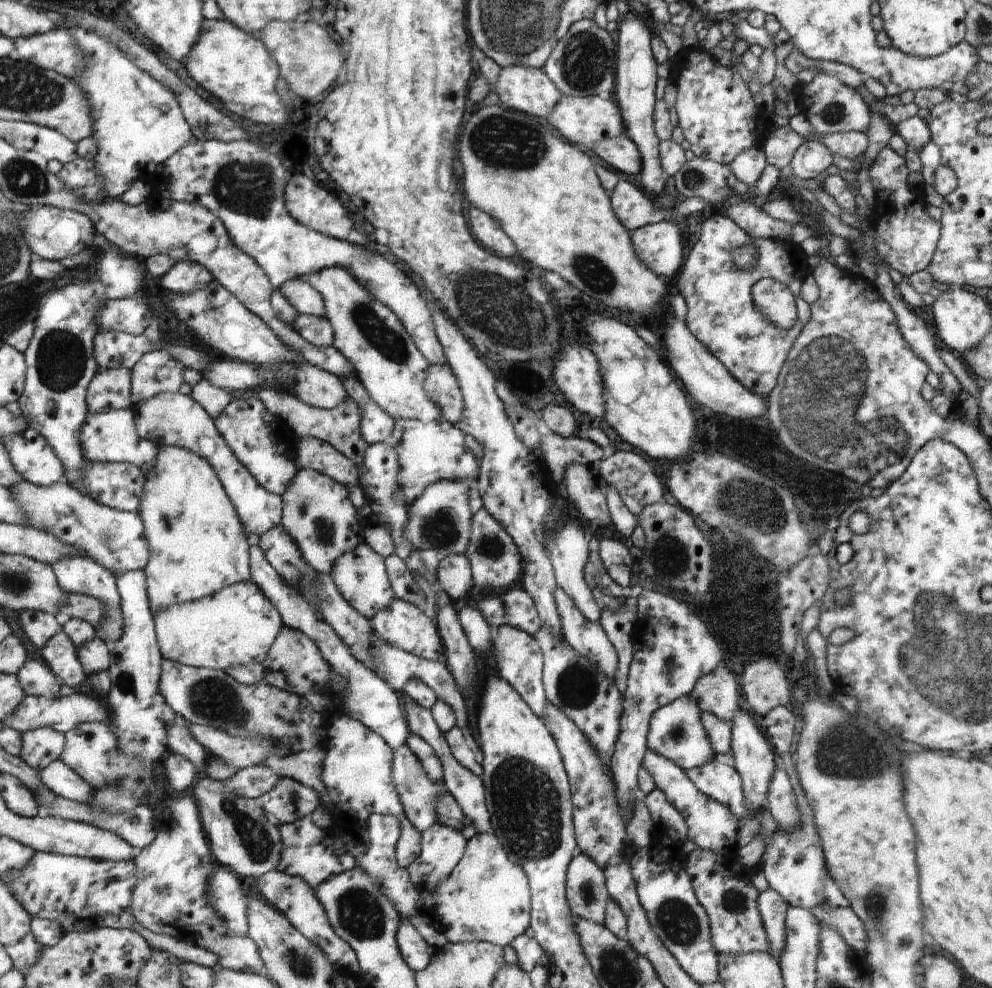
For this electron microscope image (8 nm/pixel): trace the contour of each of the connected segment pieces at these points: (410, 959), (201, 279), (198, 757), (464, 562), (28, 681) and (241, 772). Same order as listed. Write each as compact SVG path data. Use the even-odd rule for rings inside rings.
M407 918L400 920L397 942L402 950L404 962L415 972L423 971L437 951L424 941Z
M175 261L160 277L160 286L168 293L192 293L214 280L212 273L197 262Z
M178 719L171 726L167 734L168 752L174 752L189 760L198 770L203 771L209 759L209 754L204 746L192 736L190 725L183 719Z
M465 554L446 555L436 570L440 586L449 594L452 602L462 600L474 591L471 566Z
M40 659L28 660L16 675L19 685L26 695L58 698L68 692L60 685L60 680L50 670L50 667Z
M252 765L238 769L233 777L227 778L226 786L241 797L259 801L264 793L272 791L280 778L264 765Z

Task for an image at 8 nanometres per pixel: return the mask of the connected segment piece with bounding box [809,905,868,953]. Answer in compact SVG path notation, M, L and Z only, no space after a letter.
M820 905L809 910L820 923L831 924L833 929L855 952L864 953L867 948L868 935L862 921L849 907L834 907L825 911Z

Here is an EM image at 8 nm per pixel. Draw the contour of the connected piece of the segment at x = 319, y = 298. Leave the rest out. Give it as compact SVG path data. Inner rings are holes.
M296 277L286 282L280 291L298 313L317 317L326 316L323 295L310 282Z

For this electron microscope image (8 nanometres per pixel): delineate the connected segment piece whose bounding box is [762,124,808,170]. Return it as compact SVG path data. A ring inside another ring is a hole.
M789 124L784 130L774 131L762 146L767 164L774 165L779 170L788 166L796 150L806 141L808 140L794 132Z

